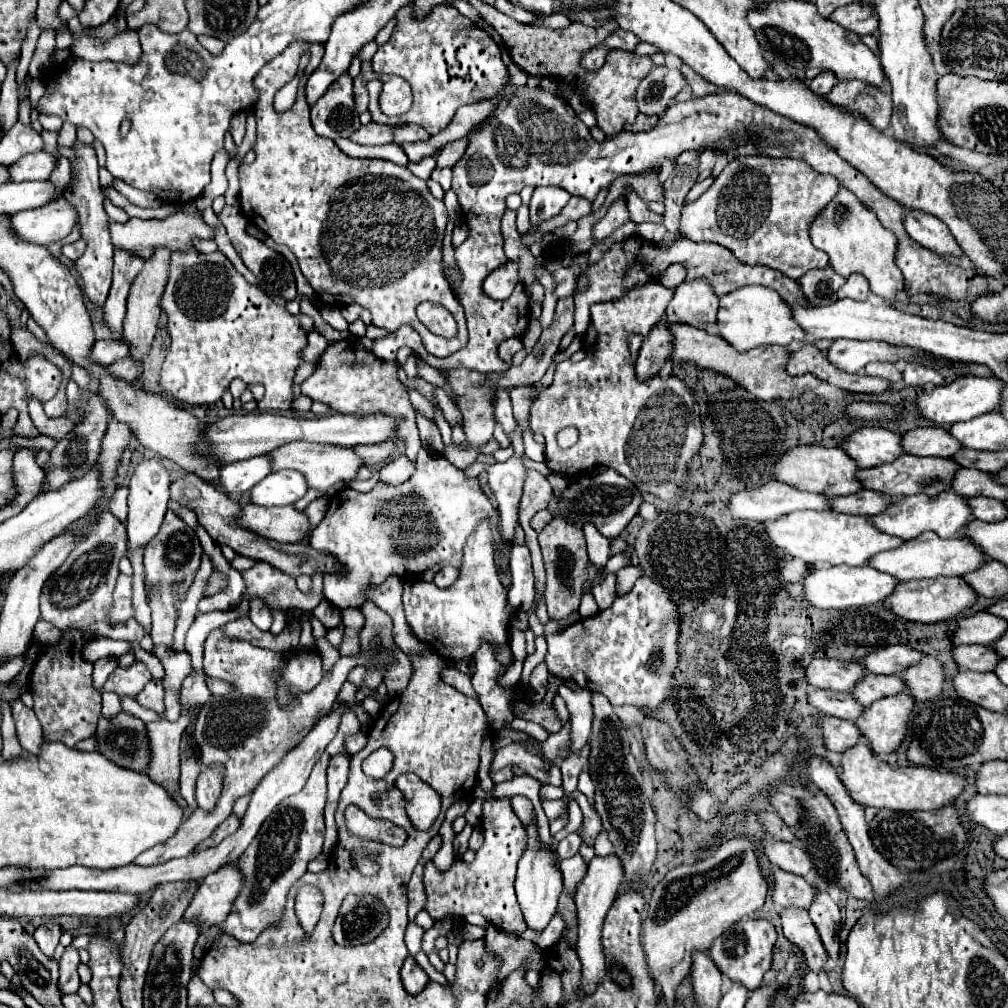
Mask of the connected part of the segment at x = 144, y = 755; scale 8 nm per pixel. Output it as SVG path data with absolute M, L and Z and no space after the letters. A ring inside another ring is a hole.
M121 712L117 718L101 718L97 726L97 750L123 768L147 772L149 768L149 746L145 724Z

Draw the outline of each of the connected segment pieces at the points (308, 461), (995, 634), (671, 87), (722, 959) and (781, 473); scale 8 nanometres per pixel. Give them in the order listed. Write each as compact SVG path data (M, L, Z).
M291 442L291 444L285 444L285 446L277 448L277 450L273 450L269 456L273 458L273 470L283 470L283 468L299 470L301 474L305 474L309 486L317 488L317 490L329 490L339 480L349 482L349 480L353 480L357 476L359 468L365 466L365 462L355 454L353 448L331 446L331 444Z
M977 612L973 616L961 618L957 622L957 628L947 632L949 640L953 644L993 644L1003 632L1007 630L1007 622L989 614L989 612Z
M655 66L637 88L637 104L641 114L663 114L669 100L685 86L685 78L677 68Z
M745 920L731 926L723 932L711 946L711 958L715 966L719 966L721 974L731 978L733 982L741 982L747 990L757 990L763 982L765 972L771 968L771 950L775 944L777 932L767 920Z
M817 444L811 446L795 446L789 448L773 466L773 478L777 482L795 486L797 490L807 490L815 494L825 494L829 498L833 496L845 496L855 494L863 486L859 486L859 480L855 478L857 464L841 450L841 448L823 448Z

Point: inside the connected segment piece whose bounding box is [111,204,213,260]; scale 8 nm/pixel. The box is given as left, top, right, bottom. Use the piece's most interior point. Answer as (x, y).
(141, 237)

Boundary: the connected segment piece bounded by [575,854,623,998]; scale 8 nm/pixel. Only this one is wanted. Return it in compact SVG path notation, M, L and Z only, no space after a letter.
M611 854L607 858L593 858L587 868L587 874L577 886L577 892L575 892L577 954L581 960L581 974L583 974L583 990L579 990L579 998L583 998L583 994L591 994L591 990L595 990L599 982L603 982L603 974L607 968L605 968L605 958L603 958L603 946L601 946L601 928L603 928L605 914L611 908L621 882L623 882L623 866Z

